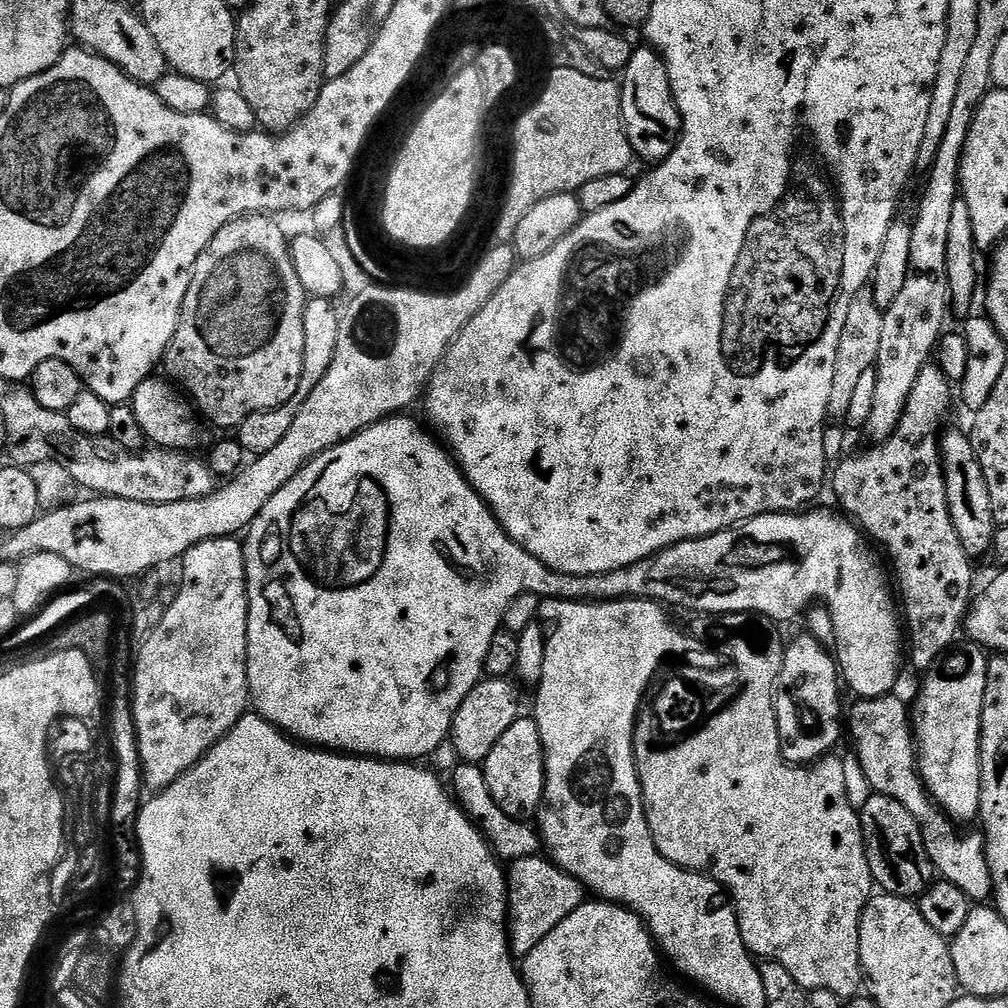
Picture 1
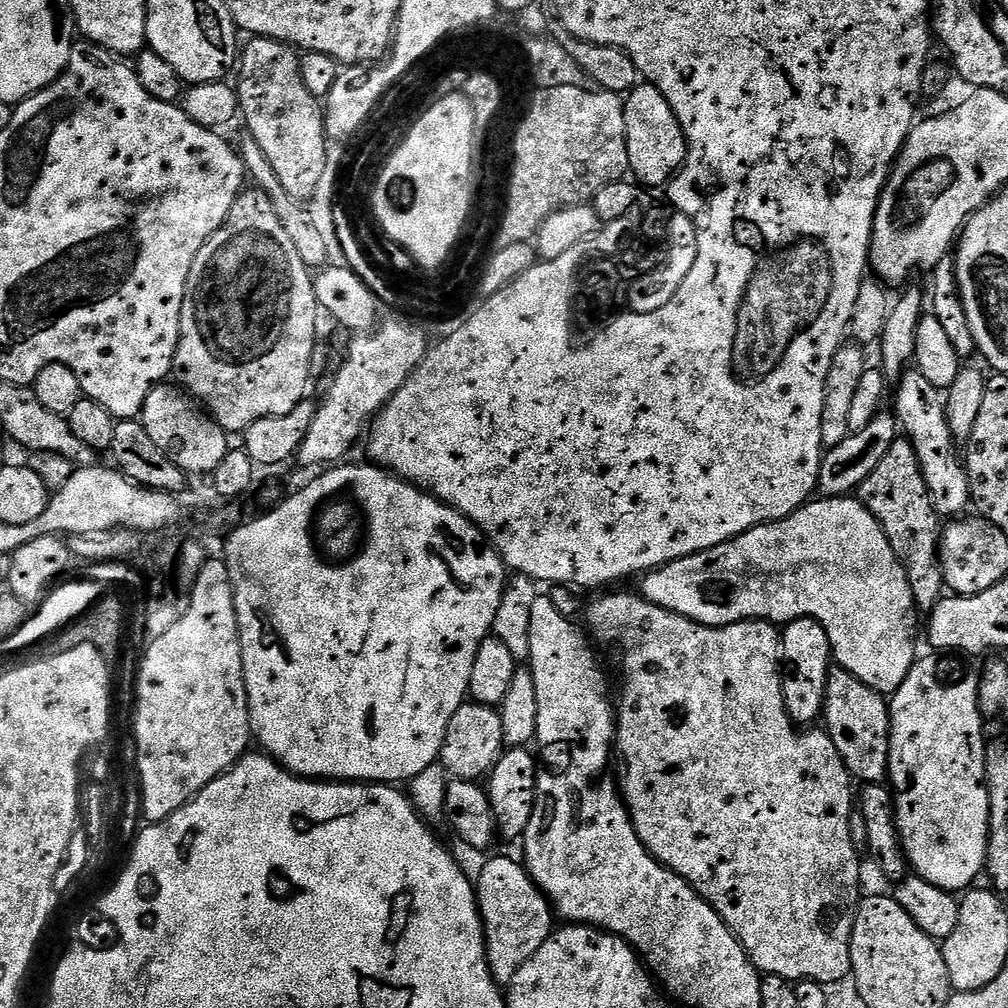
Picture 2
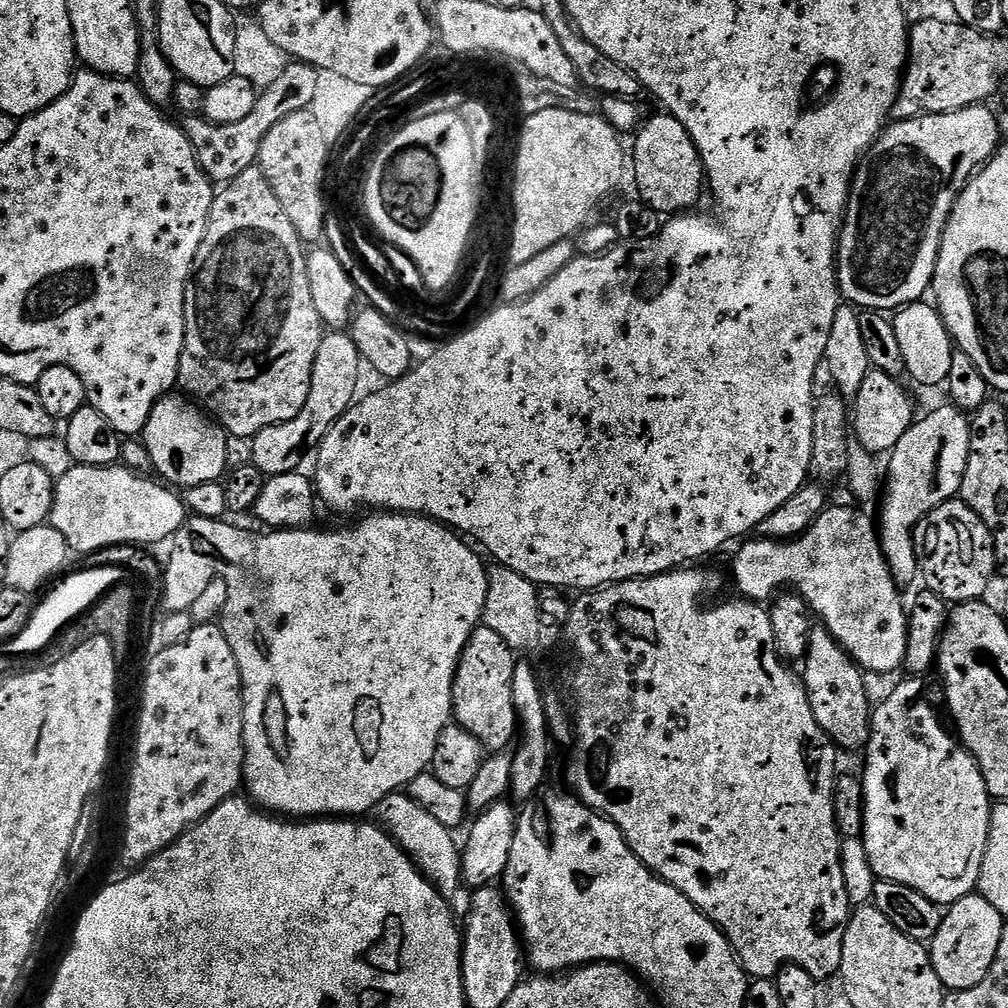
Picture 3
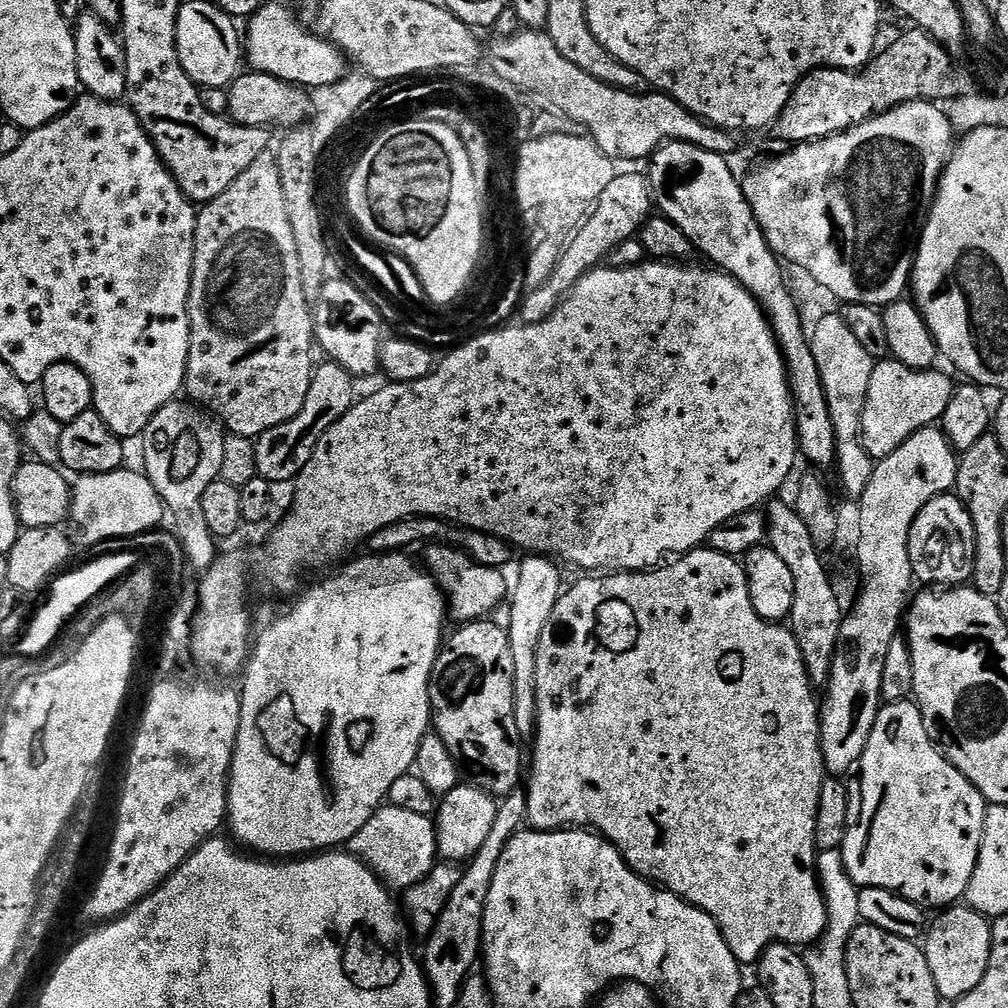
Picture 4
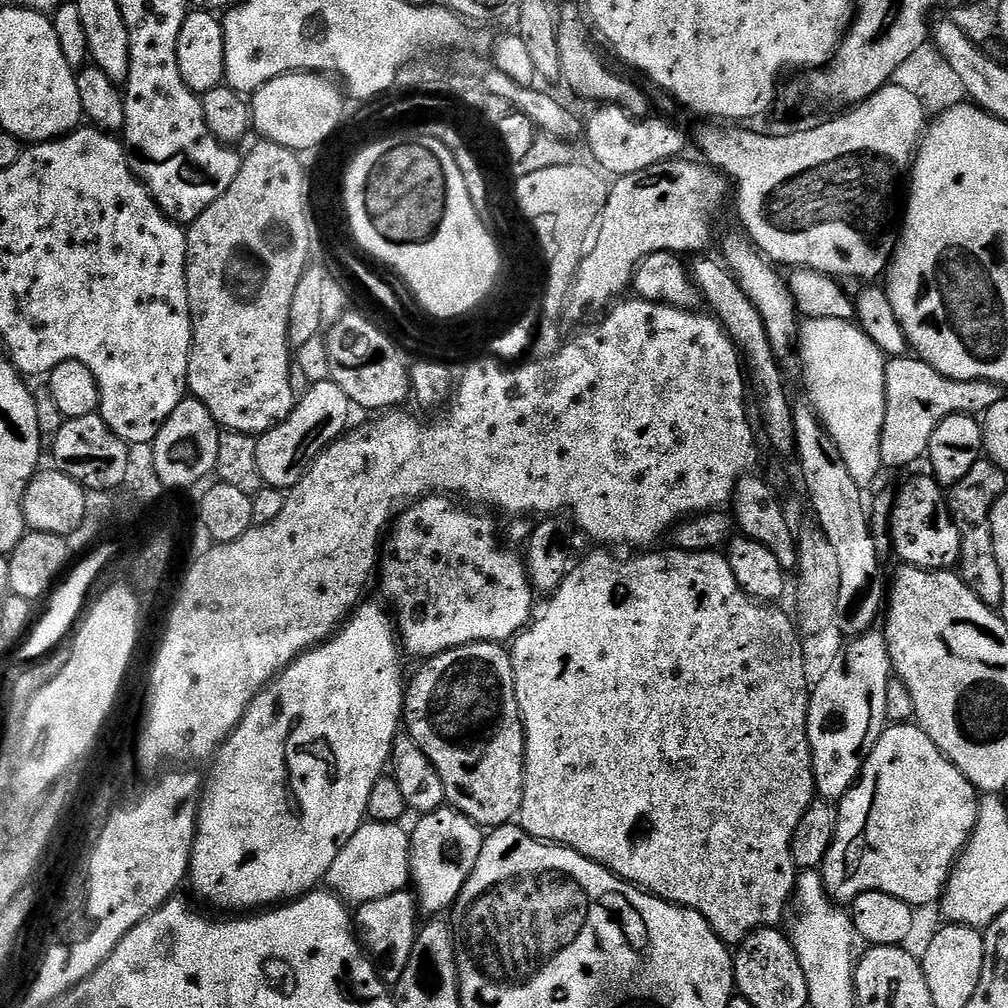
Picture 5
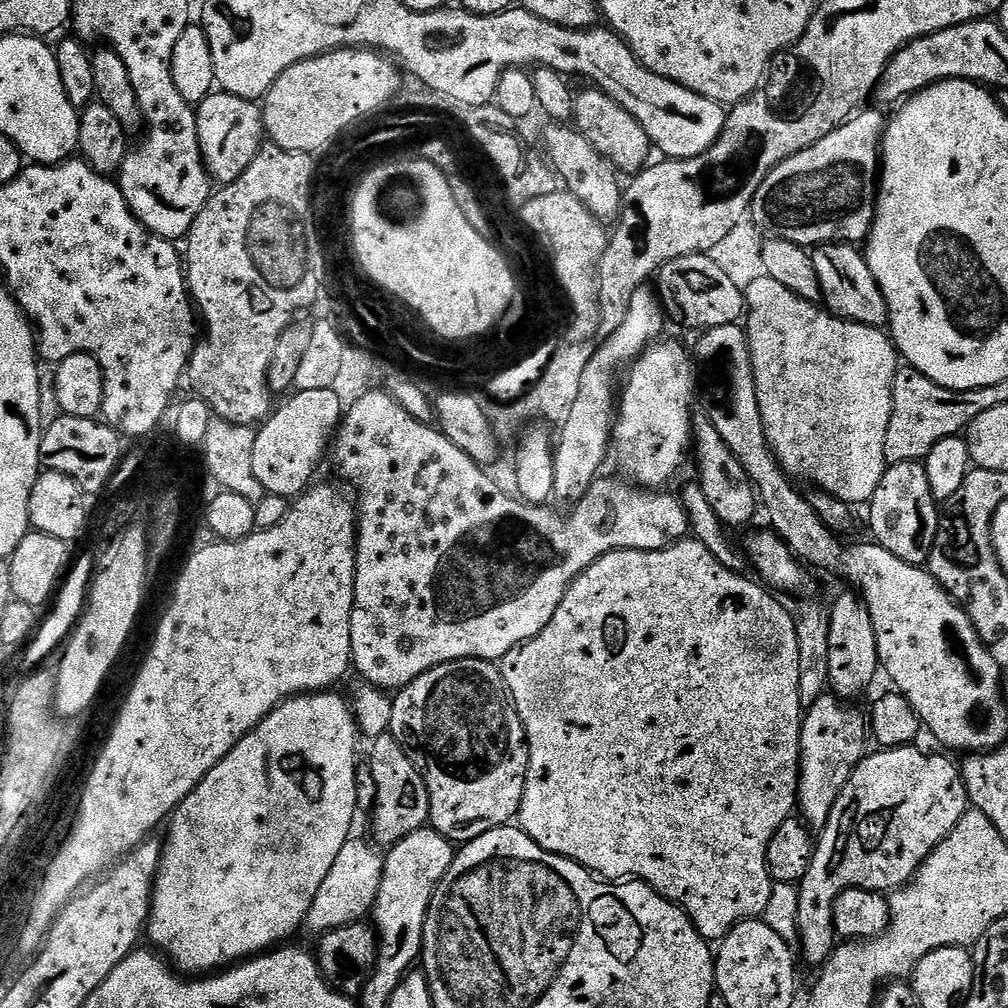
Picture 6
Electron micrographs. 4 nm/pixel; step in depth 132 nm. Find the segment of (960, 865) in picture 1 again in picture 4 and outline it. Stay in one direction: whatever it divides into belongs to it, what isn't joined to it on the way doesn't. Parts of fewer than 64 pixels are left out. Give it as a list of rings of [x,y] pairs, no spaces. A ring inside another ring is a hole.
[[[781,498],[768,501],[766,511],[768,514],[767,543],[774,550],[774,554],[782,557],[794,577],[794,610],[790,617],[790,630],[796,636],[798,646],[802,650],[804,665],[808,677],[813,685],[824,686],[828,683],[828,676],[832,673],[832,659],[838,646],[840,624],[845,613],[838,606],[838,598],[834,594],[833,577],[828,576],[828,568],[824,565],[822,549],[810,538],[810,530],[806,530],[806,522],[796,512],[791,503]]]

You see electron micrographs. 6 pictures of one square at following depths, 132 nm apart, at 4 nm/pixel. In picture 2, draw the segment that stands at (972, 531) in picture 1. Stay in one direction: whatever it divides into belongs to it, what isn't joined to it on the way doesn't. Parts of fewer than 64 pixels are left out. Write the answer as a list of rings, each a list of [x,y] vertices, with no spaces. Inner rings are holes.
[[[915,368],[907,369],[897,381],[896,387],[896,400],[892,406],[894,415],[901,431],[915,447],[915,454],[937,515],[948,520],[965,515],[971,505],[968,471],[963,459],[958,458],[958,444],[950,430],[943,391],[932,386]]]

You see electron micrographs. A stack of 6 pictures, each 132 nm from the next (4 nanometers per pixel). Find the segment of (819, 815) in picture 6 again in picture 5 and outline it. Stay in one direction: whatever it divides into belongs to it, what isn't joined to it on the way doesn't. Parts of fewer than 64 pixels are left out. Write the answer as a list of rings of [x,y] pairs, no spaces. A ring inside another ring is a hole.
[[[869,630],[849,639],[847,643],[844,653],[834,657],[832,665],[821,674],[820,681],[811,685],[808,698],[808,741],[812,751],[812,773],[817,793],[829,802],[839,801],[841,796],[845,796],[852,789],[864,768],[864,759],[884,731],[888,717],[886,686],[893,675],[883,631]]]

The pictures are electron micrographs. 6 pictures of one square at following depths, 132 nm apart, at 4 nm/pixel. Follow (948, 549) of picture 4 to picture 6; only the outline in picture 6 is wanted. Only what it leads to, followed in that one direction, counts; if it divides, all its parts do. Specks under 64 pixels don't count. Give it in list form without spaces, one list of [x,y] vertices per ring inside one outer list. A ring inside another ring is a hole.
[[[919,460],[888,464],[882,474],[882,482],[878,482],[878,490],[874,490],[872,499],[866,505],[868,511],[868,528],[872,531],[871,539],[881,544],[894,558],[902,558],[902,562],[924,566],[928,563],[928,555],[932,552],[932,543],[936,541],[936,531],[940,525],[938,501],[930,494],[929,483],[926,482],[926,470]]]

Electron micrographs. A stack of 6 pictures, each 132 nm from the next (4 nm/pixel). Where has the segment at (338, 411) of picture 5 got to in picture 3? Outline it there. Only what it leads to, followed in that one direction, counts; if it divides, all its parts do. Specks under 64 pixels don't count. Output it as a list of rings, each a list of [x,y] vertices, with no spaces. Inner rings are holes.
[[[344,330],[329,331],[318,346],[318,358],[314,358],[314,374],[310,378],[310,394],[306,406],[290,422],[266,426],[257,436],[251,437],[252,464],[265,477],[290,474],[301,467],[304,455],[320,447],[322,438],[346,414],[357,399],[356,387],[360,384],[362,361],[358,346],[354,346],[351,335]]]

